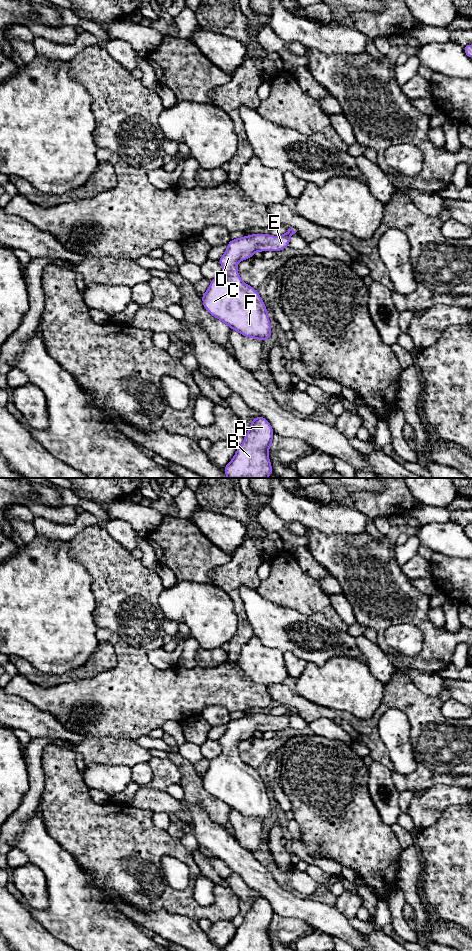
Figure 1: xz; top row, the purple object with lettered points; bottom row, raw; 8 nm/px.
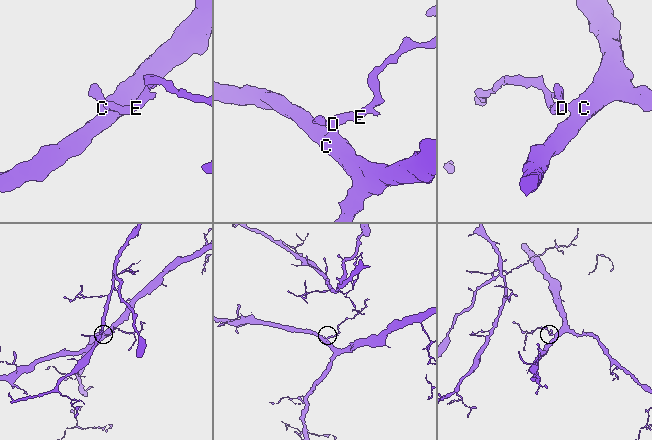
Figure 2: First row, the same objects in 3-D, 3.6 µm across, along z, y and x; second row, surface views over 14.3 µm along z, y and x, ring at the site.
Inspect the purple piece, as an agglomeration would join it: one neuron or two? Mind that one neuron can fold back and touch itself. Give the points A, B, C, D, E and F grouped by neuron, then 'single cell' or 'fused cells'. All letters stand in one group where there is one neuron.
groups A B C D E F; single cell

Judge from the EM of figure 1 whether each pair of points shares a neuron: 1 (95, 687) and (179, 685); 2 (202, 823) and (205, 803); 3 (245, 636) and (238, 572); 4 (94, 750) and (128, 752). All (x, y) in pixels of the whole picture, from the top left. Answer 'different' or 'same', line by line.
1: same
2: different
3: same
4: same

